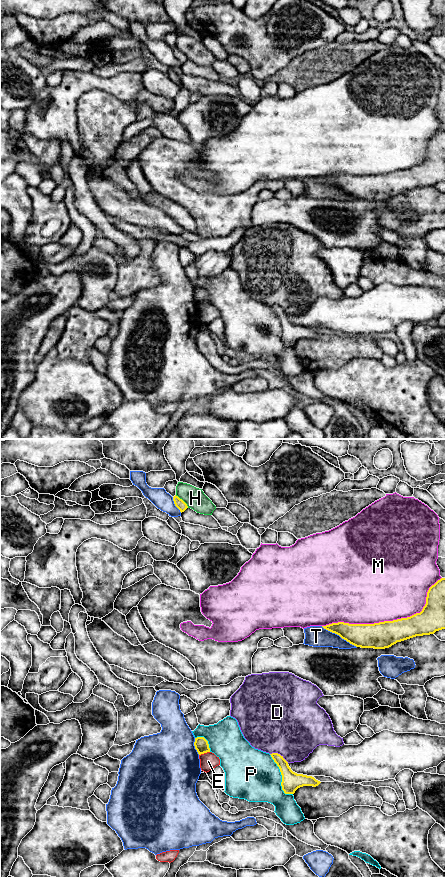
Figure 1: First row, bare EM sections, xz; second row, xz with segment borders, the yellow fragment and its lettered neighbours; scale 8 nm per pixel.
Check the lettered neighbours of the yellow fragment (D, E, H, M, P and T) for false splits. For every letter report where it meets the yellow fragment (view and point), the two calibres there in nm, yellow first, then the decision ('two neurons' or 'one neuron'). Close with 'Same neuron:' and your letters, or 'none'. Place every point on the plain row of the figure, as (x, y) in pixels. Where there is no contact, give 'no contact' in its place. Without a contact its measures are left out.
D: meets yellow in xz at (279, 306); 160 nm thick on the yellow side, 500 nm on the other; two neurons
E: meets yellow in xz at (204, 304); 110 nm thick on the yellow side, 140 nm on the other; two neurons
H: meets yellow in xz at (182, 52); 80 nm thick on the yellow side, 160 nm on the other; two neurons
M: meets yellow in xz at (388, 173); 220 nm thick on the yellow side, 500 nm on the other; two neurons
P: meets yellow in xz at (282, 329); 160 nm thick on the yellow side, 420 nm on the other; two neurons
T: meets yellow in xz at (339, 187); 190 nm thick on the yellow side, 170 nm on the other; two neurons
Same neuron: none

